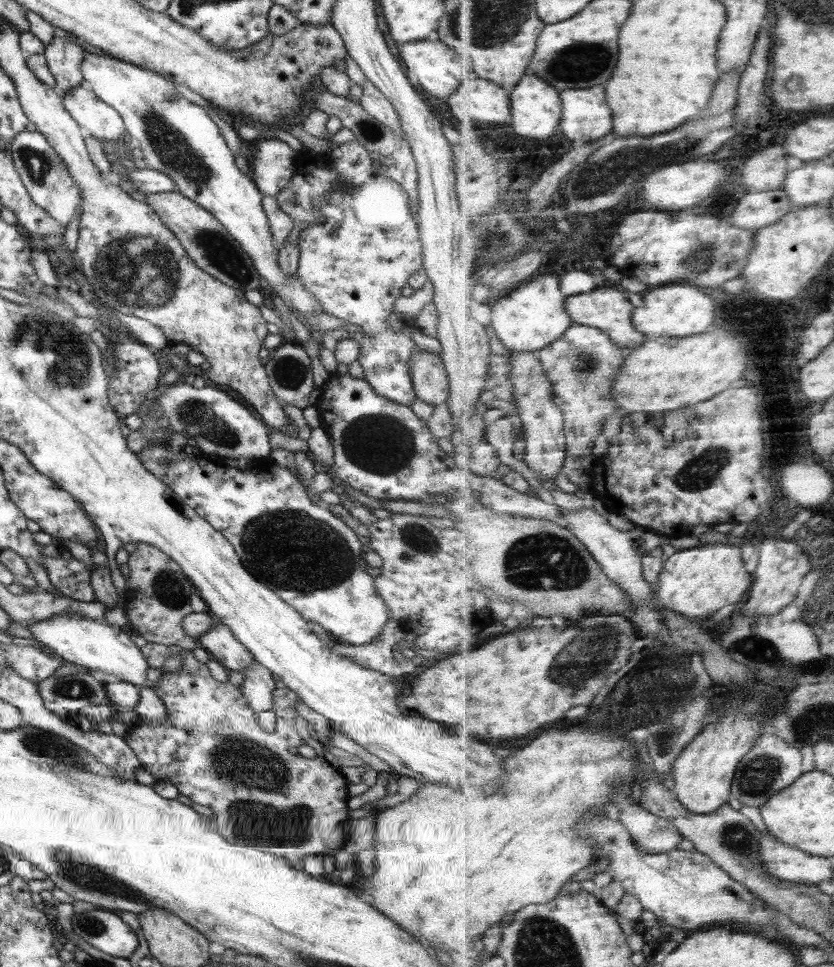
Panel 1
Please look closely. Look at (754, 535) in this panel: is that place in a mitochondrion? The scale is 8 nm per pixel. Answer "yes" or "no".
no

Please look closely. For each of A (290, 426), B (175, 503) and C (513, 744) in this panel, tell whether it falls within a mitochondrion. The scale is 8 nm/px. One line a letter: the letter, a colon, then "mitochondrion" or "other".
A: other
B: other
C: other

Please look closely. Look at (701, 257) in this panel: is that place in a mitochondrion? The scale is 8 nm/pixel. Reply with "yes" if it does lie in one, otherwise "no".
yes

